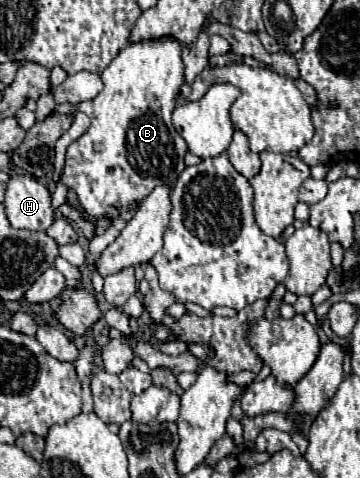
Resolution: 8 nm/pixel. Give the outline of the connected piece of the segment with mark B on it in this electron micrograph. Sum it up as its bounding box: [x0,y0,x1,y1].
[62,37,188,219]

